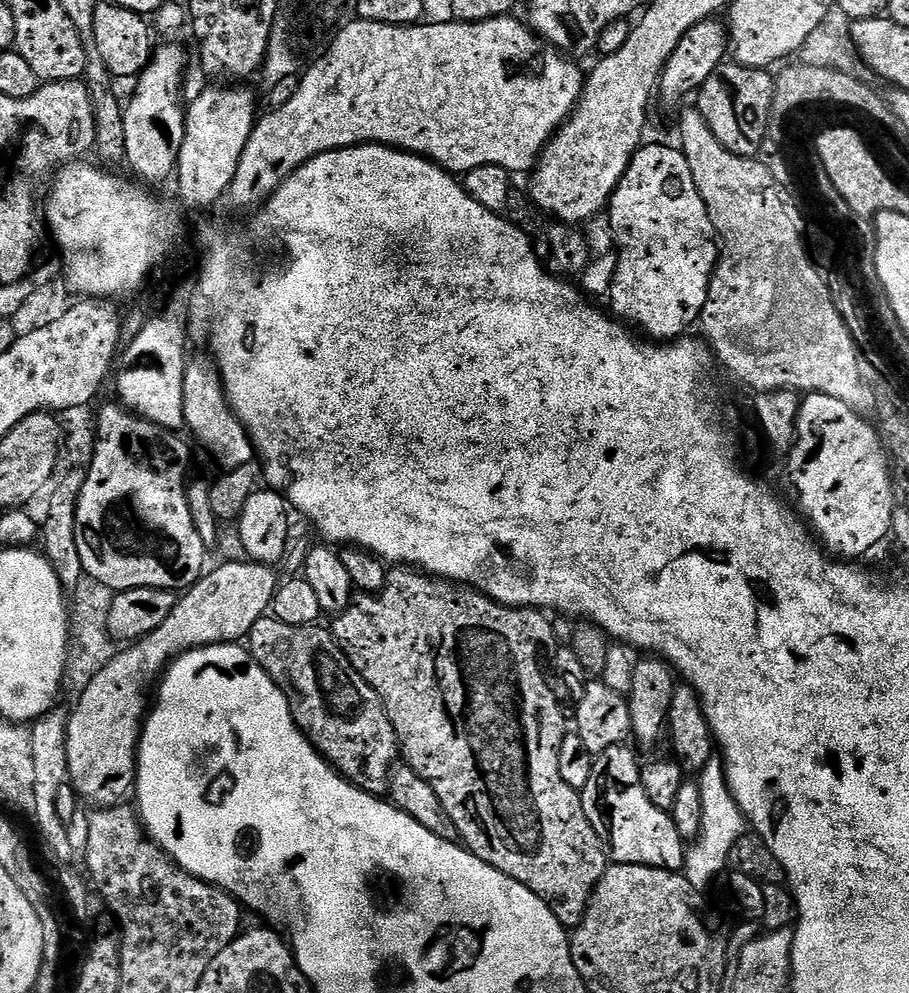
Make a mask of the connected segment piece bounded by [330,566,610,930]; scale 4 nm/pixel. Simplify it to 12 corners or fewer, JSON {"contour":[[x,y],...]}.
{"contour":[[393,567],[330,624],[463,847],[576,929],[541,609]]}

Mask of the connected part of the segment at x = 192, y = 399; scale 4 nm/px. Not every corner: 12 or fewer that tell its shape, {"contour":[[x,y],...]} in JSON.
{"contour":[[184,369],[184,423],[220,470],[253,463],[219,375]]}

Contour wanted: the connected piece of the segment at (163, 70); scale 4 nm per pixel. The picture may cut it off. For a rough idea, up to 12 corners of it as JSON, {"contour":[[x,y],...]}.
{"contour":[[176,44],[157,47],[123,107],[141,183],[170,180],[185,138]]}

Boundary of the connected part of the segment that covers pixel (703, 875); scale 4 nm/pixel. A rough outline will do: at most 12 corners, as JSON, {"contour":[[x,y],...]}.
{"contour":[[723,763],[700,771],[701,832],[682,874],[707,890],[746,835]]}

